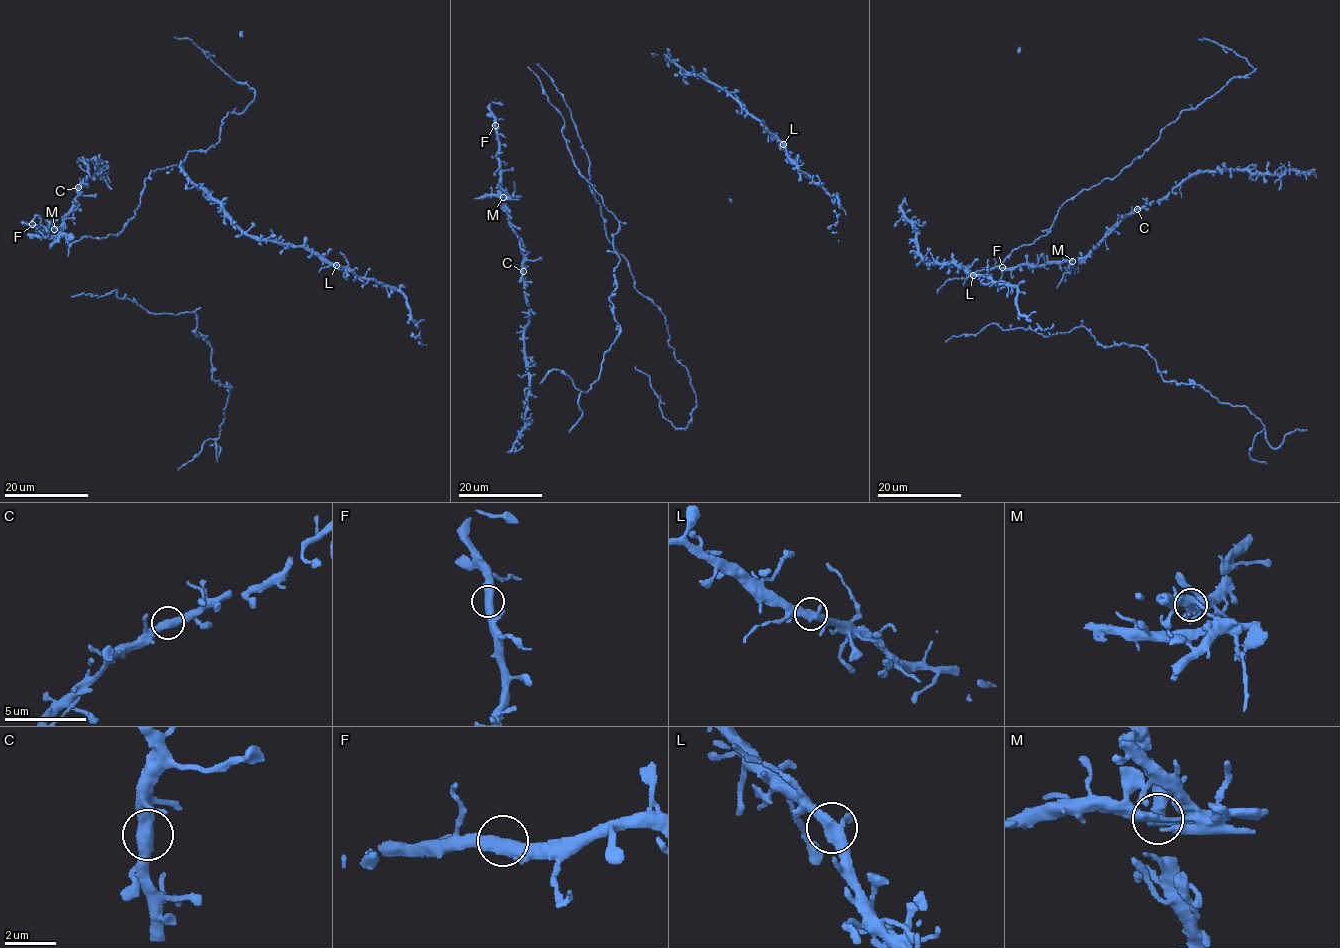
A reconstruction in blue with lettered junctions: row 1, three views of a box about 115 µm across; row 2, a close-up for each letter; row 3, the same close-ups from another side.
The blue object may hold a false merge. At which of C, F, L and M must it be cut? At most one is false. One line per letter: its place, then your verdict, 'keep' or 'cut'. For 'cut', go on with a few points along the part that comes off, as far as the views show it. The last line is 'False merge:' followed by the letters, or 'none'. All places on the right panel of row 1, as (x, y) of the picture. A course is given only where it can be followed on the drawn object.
C: place (1137, 209); keep
F: place (1002, 267); keep
L: place (973, 275); keep
M: place (1072, 261); cut
False merge: M

